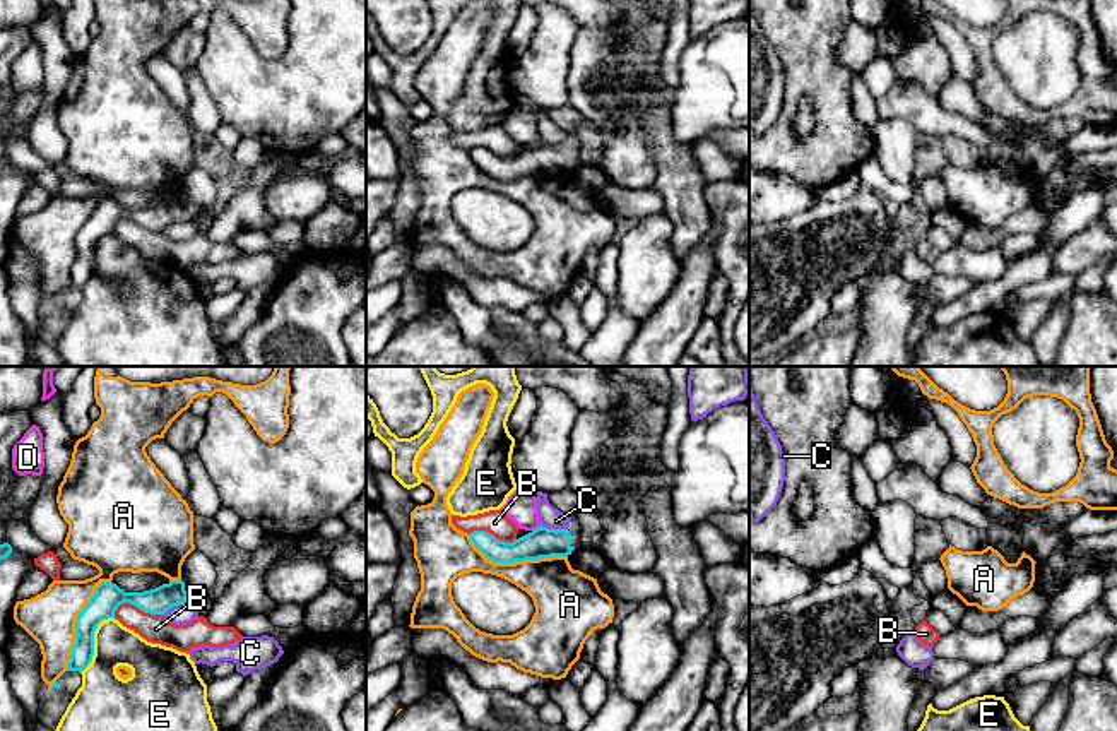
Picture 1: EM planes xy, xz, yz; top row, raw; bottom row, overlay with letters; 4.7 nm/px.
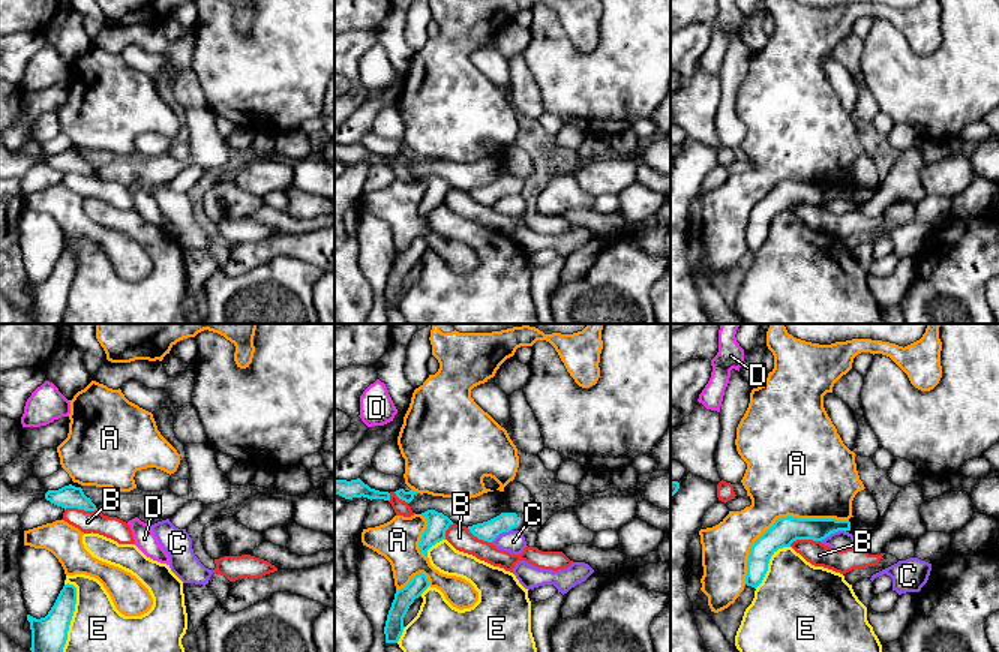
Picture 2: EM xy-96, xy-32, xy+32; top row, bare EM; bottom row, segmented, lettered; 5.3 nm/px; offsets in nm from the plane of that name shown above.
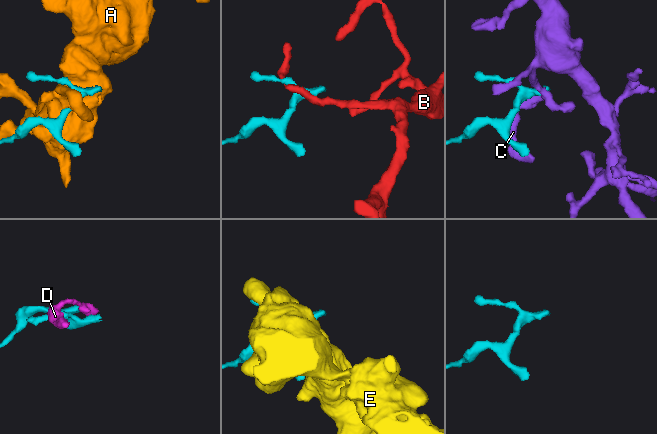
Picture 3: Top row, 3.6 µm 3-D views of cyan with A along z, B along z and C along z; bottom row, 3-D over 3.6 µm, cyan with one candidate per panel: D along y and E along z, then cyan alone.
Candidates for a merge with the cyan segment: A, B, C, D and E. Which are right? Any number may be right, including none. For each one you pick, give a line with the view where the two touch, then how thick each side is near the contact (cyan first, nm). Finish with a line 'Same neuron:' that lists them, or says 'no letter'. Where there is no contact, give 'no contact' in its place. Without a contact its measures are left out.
Same neuron: no letter

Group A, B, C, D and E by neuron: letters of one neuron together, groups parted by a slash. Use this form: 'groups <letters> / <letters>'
groups A / B / C / D / E

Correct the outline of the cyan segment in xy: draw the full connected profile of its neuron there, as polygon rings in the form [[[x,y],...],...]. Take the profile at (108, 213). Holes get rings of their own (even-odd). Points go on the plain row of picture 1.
[[[169,197],[144,209],[125,209],[113,199],[101,199],[75,238],[75,260],[67,288],[82,289],[94,272],[94,248],[103,236],[115,235],[120,221],[130,219],[151,231],[164,231],[178,221],[195,221],[202,209],[188,199]]]

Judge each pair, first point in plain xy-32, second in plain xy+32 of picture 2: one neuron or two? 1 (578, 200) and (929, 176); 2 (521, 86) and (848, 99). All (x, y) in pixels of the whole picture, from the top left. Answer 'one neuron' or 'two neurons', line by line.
1: two neurons
2: two neurons

